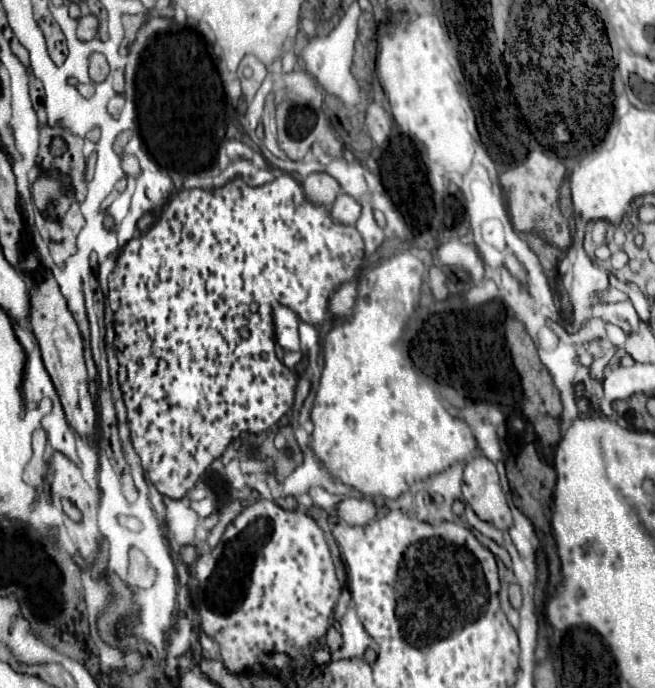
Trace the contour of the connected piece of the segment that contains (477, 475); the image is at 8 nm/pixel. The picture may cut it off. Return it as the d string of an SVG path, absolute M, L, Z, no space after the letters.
M475 456L467 462L463 474L463 498L481 520L503 530L503 514L511 514L511 508L507 494L501 488L497 468L489 458Z

